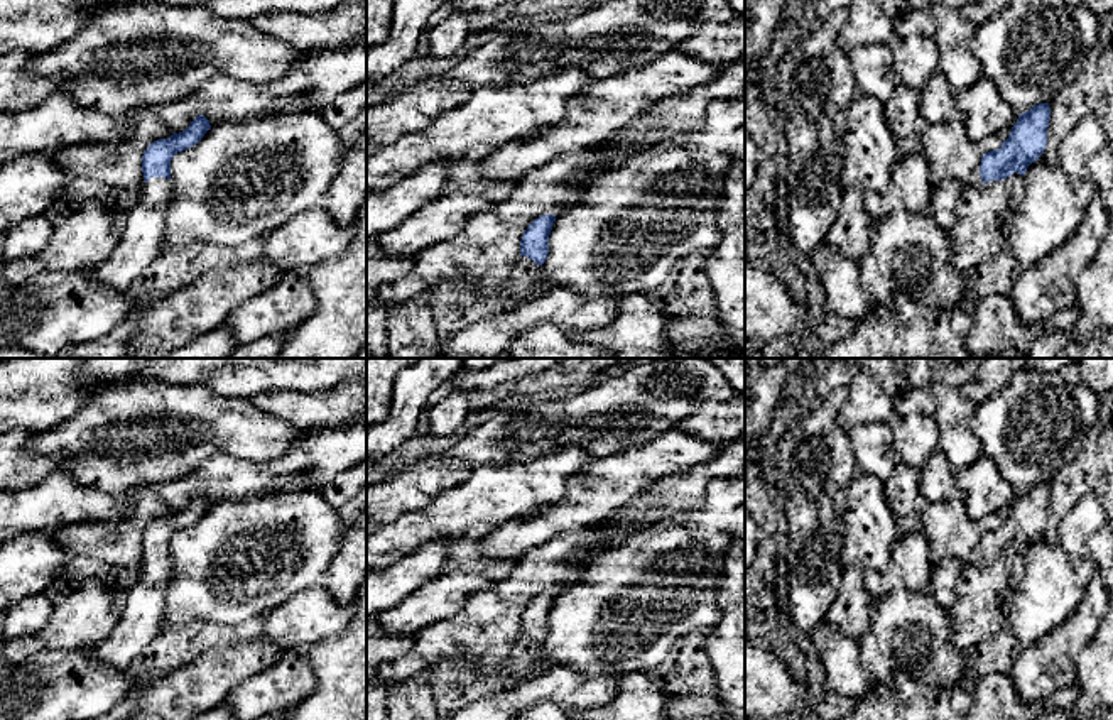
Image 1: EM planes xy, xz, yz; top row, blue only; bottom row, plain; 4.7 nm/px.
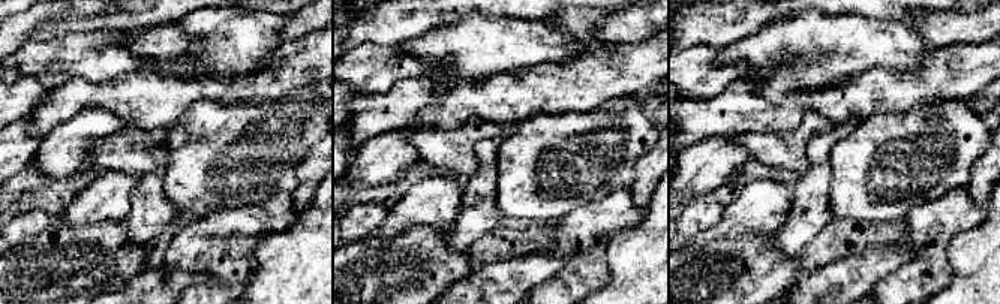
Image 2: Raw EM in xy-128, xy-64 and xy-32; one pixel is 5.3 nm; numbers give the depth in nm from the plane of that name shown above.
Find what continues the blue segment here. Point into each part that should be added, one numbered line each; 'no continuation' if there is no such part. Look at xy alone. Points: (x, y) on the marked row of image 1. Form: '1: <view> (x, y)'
1: xy (142, 240)

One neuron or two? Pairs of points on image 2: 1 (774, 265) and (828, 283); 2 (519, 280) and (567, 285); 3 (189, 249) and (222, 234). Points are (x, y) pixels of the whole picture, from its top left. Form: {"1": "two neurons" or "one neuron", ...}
{"1": "two neurons", "2": "two neurons", "3": "one neuron"}

